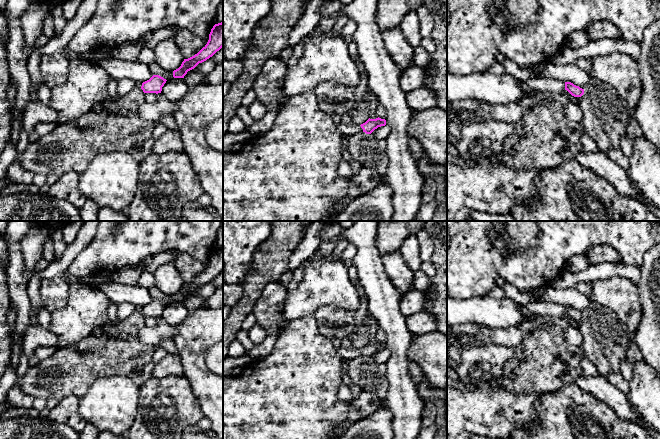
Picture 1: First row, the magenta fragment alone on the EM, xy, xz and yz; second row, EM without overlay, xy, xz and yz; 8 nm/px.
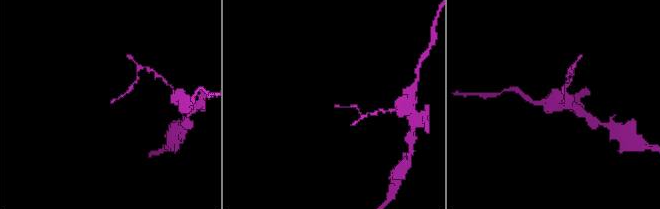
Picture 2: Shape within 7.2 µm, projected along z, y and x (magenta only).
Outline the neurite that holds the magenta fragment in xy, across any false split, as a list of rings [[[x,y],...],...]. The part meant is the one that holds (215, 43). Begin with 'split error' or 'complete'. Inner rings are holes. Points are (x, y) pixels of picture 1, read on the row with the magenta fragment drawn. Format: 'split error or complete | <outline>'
complete | [[[223,22],[215,24],[209,34],[207,44],[194,56],[184,59],[181,66],[173,71],[174,78],[184,78],[188,71],[194,69],[199,63],[202,63],[212,57],[223,47]]]

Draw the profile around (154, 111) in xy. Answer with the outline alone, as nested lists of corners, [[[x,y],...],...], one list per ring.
[[[158,93],[158,99],[154,103],[145,102],[139,107],[139,115],[148,121],[157,122],[164,115],[172,115],[173,102],[169,101],[163,96],[162,93]]]

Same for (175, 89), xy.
[[[172,78],[166,81],[162,87],[161,93],[169,101],[177,102],[186,95],[187,91],[188,86],[185,83],[184,78]]]

